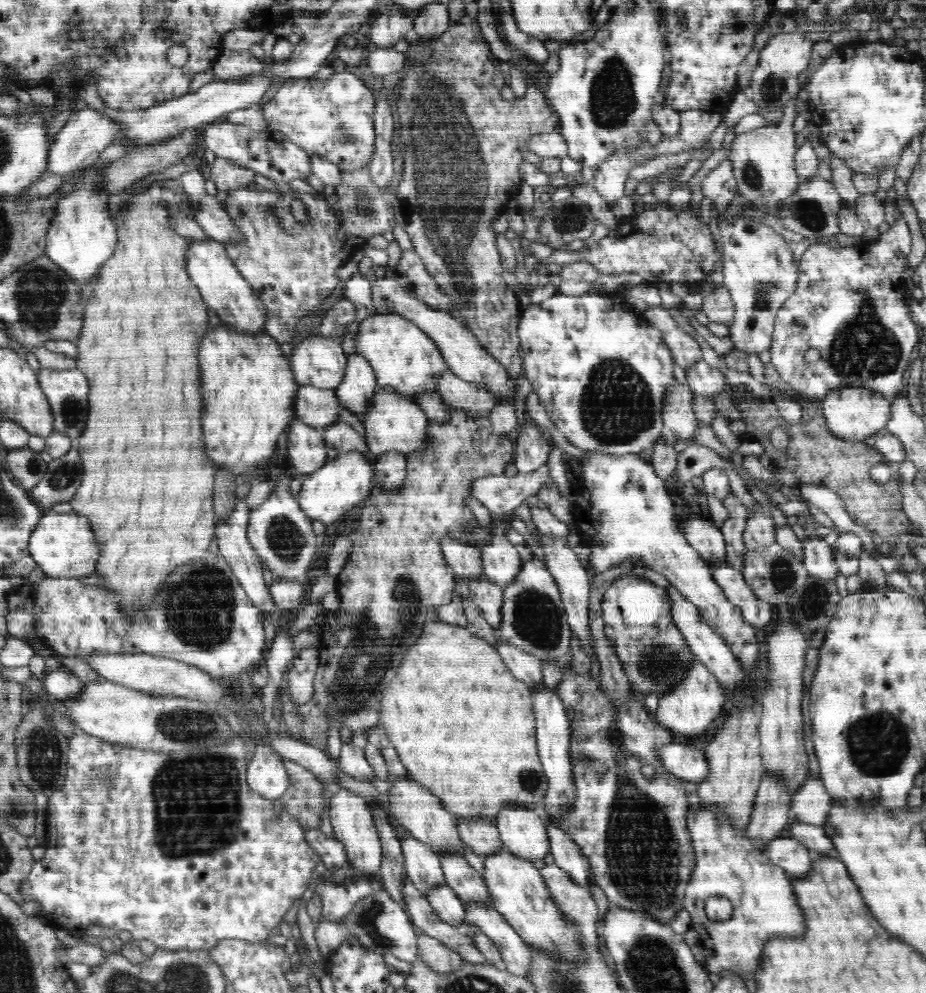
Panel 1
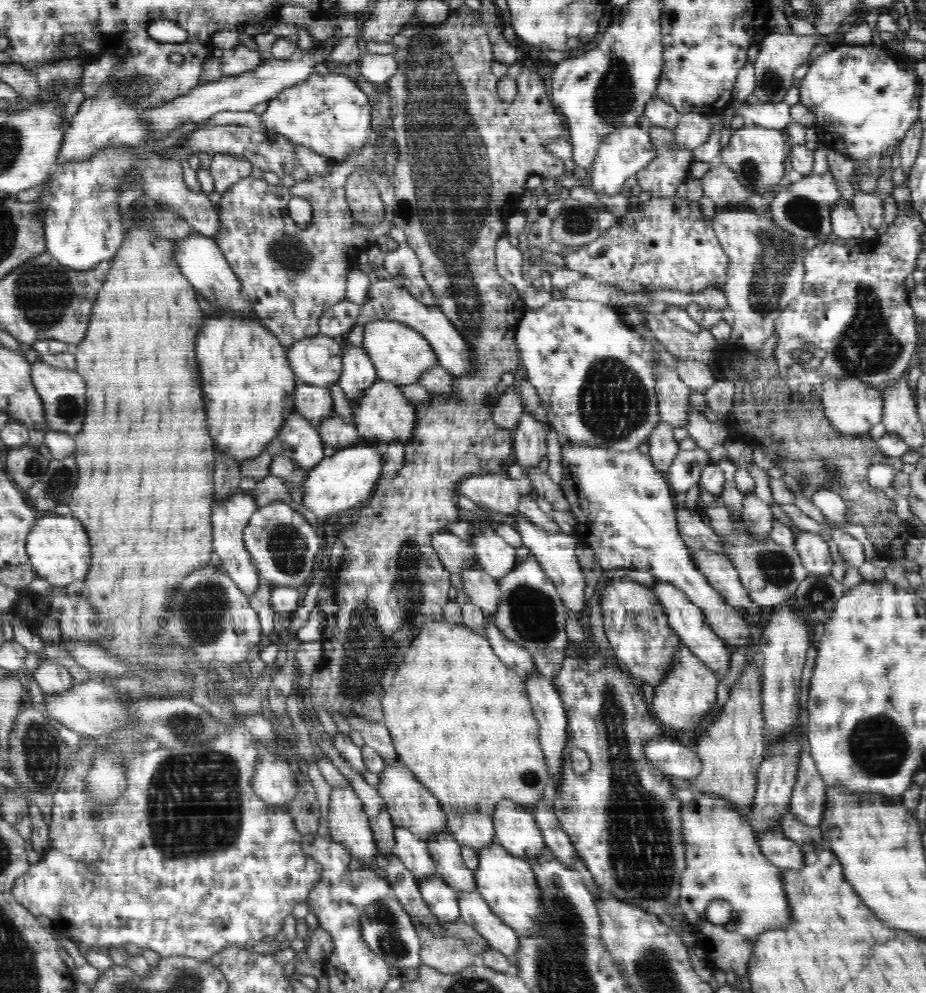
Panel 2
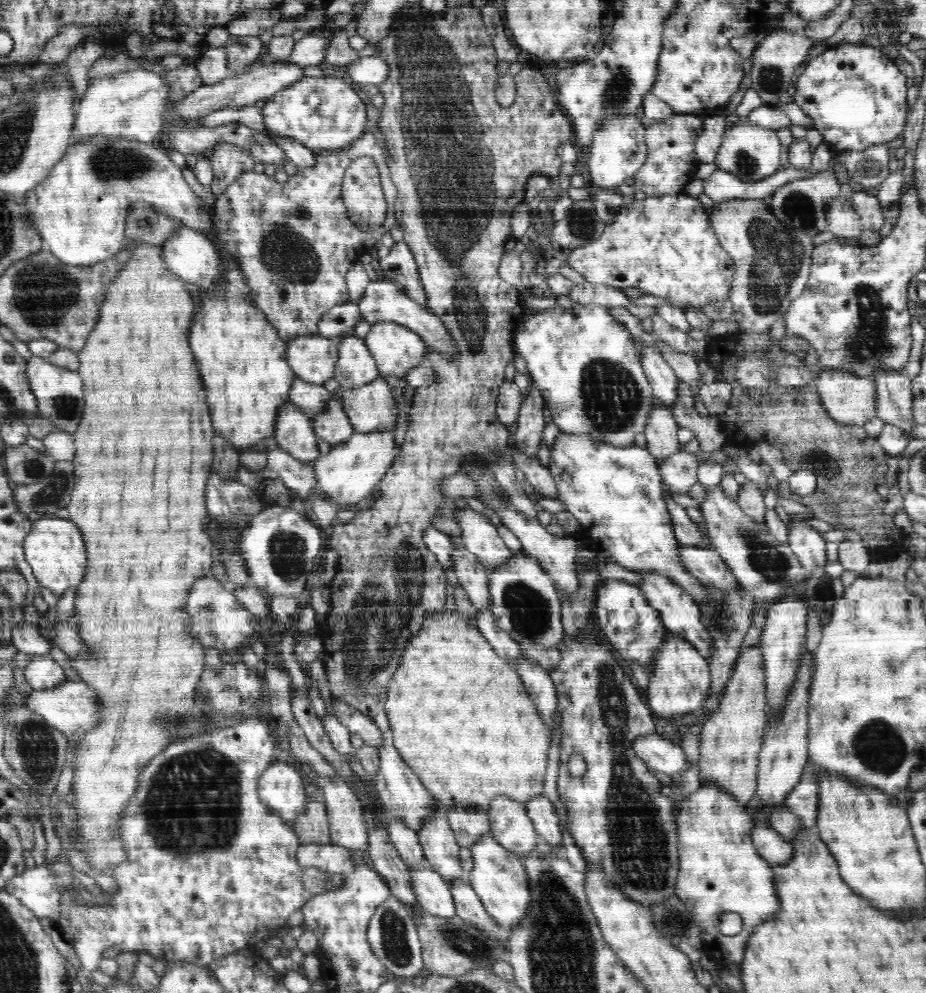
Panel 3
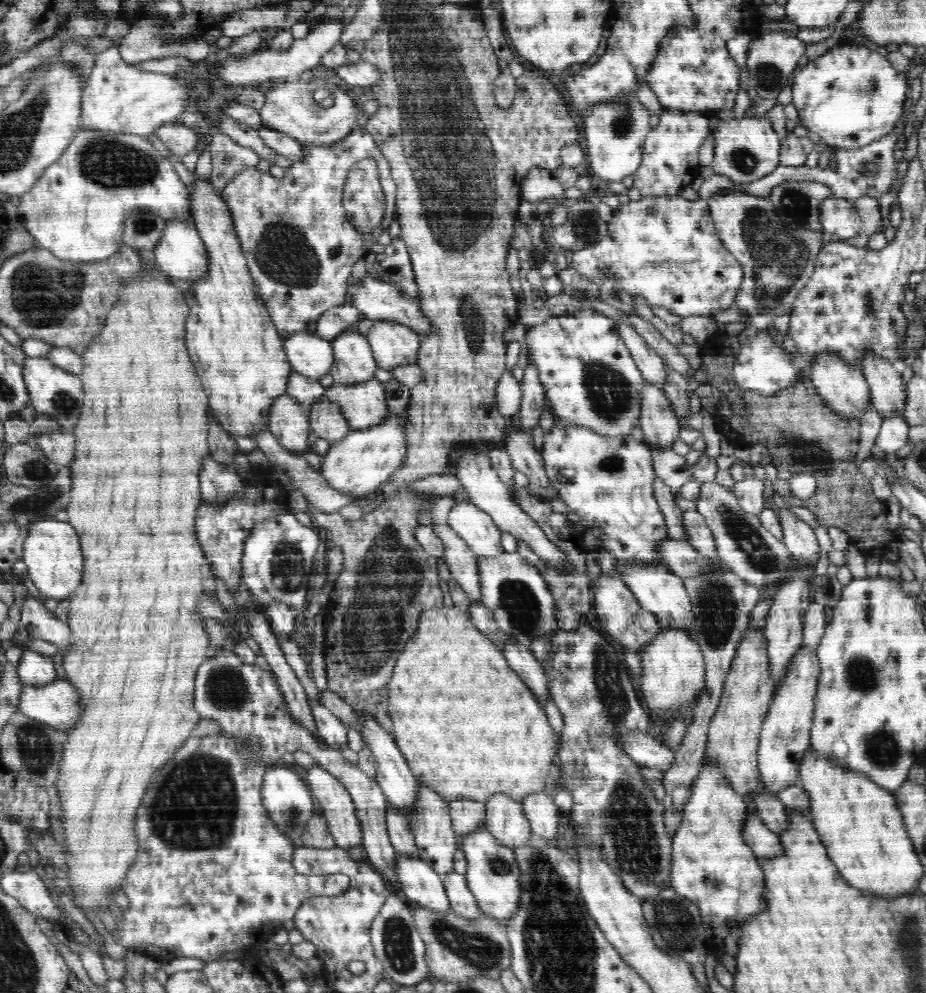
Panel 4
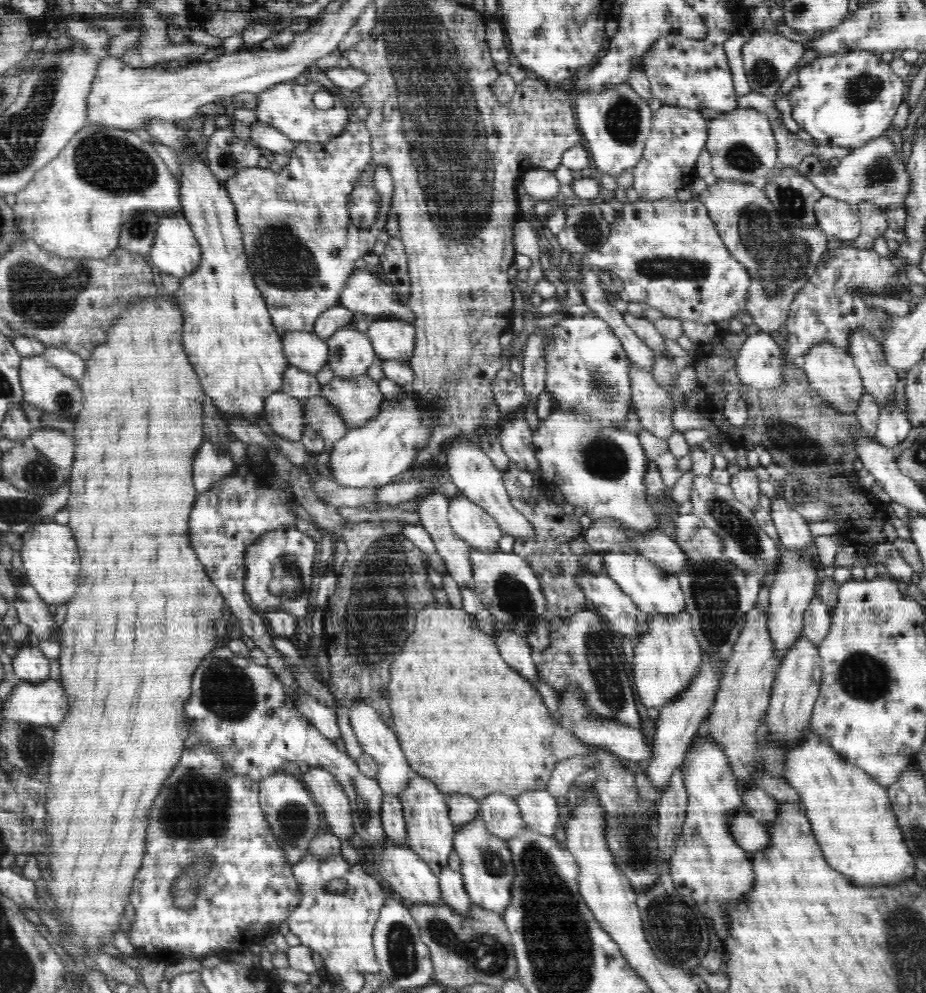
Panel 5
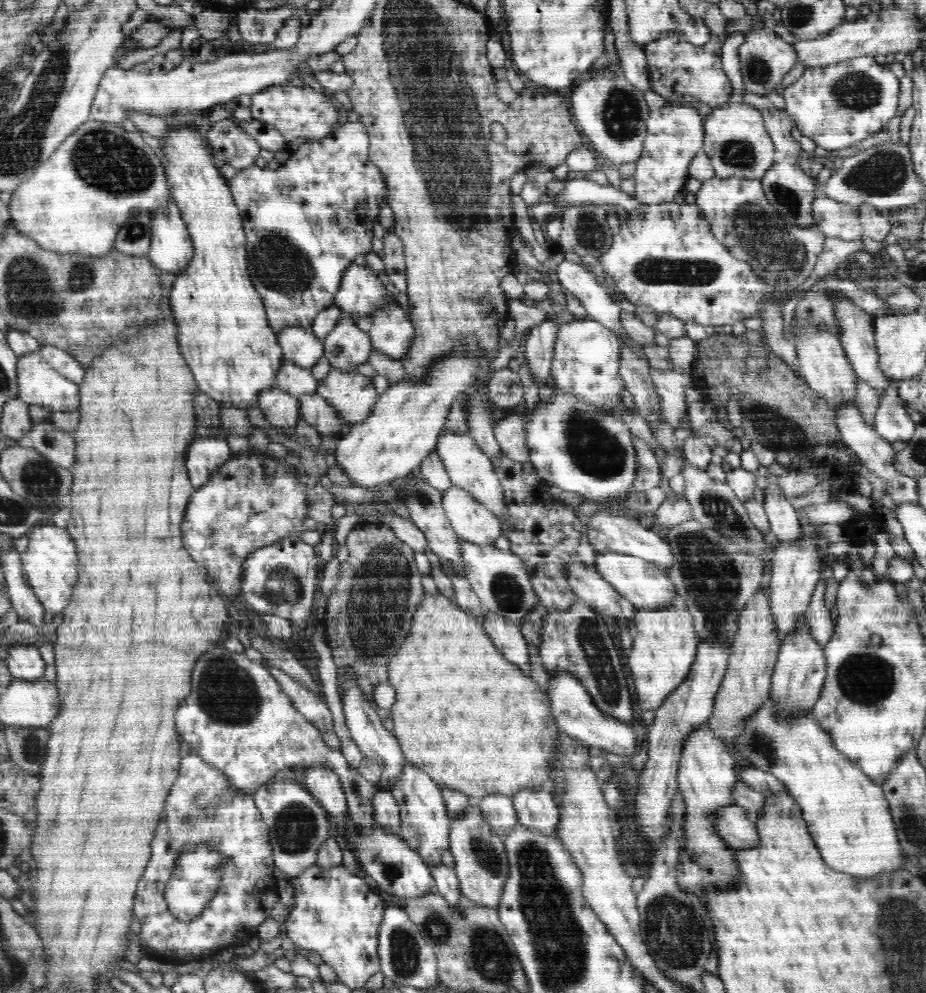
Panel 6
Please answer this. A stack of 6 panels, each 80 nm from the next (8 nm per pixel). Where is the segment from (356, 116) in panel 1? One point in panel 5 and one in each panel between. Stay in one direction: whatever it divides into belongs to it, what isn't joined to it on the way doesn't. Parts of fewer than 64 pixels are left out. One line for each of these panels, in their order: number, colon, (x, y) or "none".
2: (330, 114)
3: (325, 113)
4: (290, 108)
5: (288, 106)

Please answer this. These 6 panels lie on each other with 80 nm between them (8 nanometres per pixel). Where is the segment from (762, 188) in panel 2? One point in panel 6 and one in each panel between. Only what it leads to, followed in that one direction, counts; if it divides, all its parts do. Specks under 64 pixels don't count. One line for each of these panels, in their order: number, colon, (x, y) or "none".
3: (750, 152)
4: (745, 149)
5: (742, 146)
6: (735, 138)

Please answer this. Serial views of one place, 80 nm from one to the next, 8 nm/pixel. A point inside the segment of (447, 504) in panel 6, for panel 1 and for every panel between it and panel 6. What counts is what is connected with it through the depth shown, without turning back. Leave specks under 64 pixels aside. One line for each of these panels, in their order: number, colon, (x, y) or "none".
1: (501, 562)
2: (496, 557)
3: (480, 536)
4: (476, 527)
5: (479, 529)

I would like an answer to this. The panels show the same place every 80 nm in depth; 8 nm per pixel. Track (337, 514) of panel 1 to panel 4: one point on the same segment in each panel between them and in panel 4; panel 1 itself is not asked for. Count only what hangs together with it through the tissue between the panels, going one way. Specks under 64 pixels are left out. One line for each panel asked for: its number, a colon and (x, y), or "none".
2: (345, 480)
3: (347, 475)
4: (366, 459)

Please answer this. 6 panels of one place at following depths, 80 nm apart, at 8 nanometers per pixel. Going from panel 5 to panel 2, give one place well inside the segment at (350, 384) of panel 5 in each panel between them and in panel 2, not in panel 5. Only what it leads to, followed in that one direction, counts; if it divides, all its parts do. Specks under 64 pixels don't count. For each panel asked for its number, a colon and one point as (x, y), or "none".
2: (382, 415)
3: (370, 408)
4: (364, 405)

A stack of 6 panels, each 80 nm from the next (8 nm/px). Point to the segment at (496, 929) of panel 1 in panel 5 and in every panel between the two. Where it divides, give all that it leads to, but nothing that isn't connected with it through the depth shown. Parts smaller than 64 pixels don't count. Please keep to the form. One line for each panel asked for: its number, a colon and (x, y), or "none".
2: (474, 911)
3: (469, 908)
4: (462, 902)
5: (451, 883)

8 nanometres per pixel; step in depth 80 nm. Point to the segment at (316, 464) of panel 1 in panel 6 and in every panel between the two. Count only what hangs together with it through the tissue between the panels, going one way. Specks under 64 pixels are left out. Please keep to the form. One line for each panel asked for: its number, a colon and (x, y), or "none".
2: (300, 439)
3: (293, 431)
4: (288, 422)
5: (284, 414)
6: (281, 409)

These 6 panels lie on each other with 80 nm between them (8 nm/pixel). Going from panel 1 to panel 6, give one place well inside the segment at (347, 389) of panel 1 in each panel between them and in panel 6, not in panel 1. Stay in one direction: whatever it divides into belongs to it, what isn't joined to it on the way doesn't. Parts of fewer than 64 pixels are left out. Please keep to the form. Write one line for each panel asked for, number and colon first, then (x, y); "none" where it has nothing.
2: (358, 373)
3: (355, 366)
4: (353, 363)
5: (351, 353)
6: (346, 346)

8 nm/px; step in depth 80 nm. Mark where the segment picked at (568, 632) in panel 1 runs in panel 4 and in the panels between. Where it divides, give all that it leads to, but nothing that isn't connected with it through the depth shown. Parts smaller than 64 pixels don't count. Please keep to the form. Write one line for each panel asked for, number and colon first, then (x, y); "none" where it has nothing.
2: (530, 612)
3: (524, 600)
4: (522, 604)

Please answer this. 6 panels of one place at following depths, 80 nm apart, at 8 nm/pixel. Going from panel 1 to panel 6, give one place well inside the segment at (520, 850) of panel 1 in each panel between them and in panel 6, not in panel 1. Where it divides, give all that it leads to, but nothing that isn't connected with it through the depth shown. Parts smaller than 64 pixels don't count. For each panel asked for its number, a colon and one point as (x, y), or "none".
2: (515, 827)
3: (510, 826)
4: (504, 818)
5: (500, 812)
6: (498, 810)

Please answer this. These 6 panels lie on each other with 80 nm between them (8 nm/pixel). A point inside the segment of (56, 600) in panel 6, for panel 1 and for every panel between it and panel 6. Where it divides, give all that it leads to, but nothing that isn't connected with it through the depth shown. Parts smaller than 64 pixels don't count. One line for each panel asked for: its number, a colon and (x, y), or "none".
1: (63, 545)
2: (58, 547)
3: (55, 549)
4: (52, 552)
5: (50, 557)

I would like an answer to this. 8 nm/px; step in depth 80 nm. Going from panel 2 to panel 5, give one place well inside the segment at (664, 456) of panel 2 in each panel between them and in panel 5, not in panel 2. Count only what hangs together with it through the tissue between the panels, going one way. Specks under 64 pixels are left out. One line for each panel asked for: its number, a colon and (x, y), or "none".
3: (661, 432)
4: (658, 420)
5: (652, 404)

